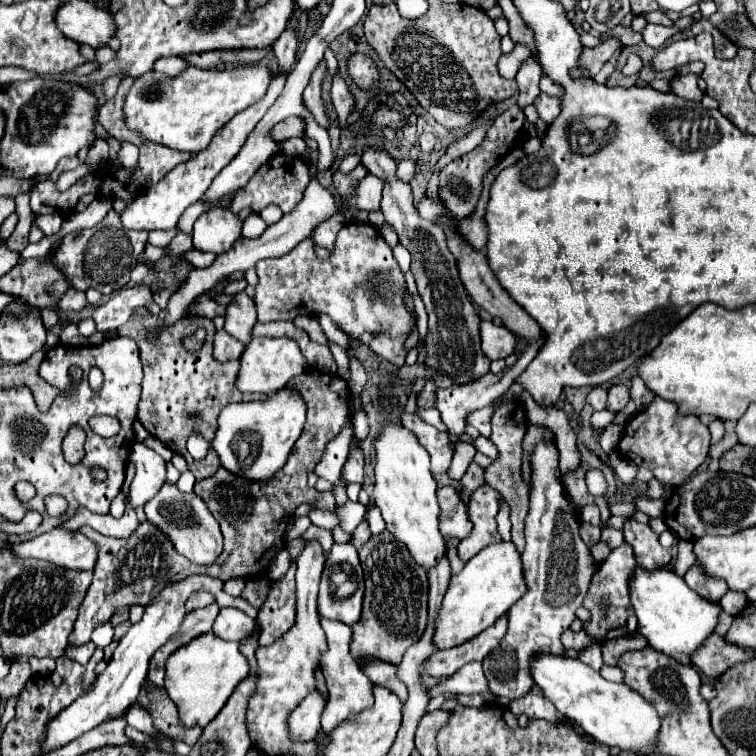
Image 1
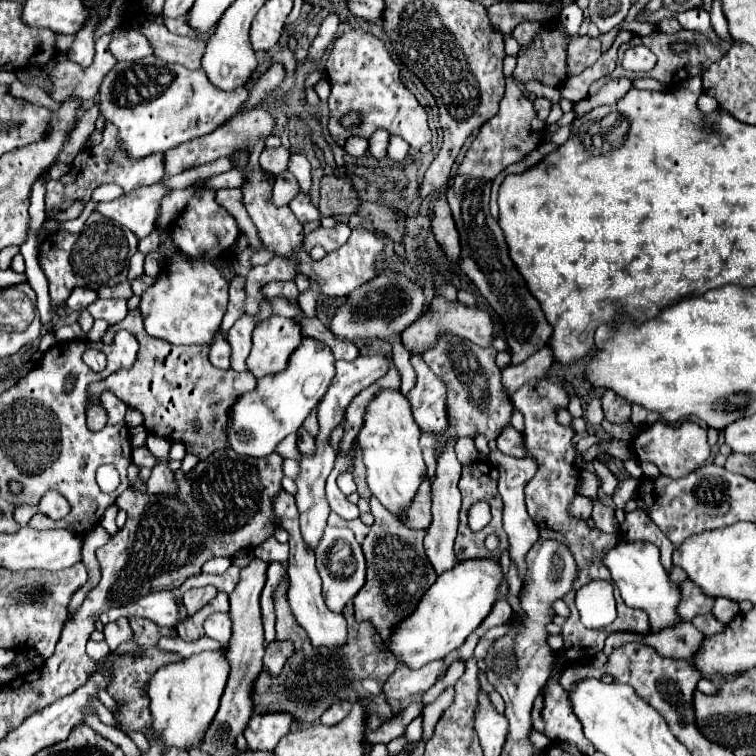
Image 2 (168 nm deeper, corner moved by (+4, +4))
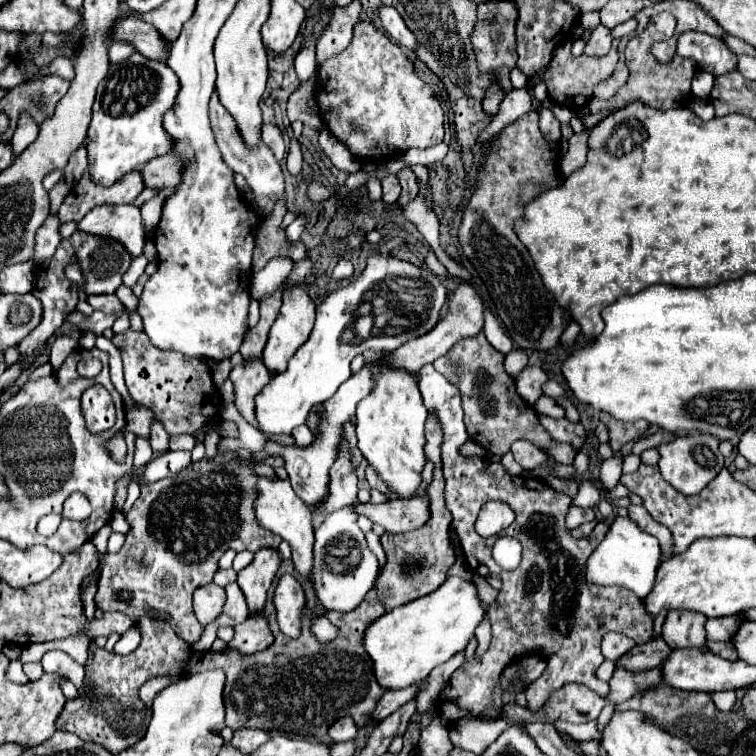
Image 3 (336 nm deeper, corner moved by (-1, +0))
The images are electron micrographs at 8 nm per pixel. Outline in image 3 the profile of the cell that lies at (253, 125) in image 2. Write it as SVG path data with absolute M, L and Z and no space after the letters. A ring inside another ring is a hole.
M178 153L162 155L142 167L144 183L146 183L146 187L158 187L158 189L178 187L184 179L182 169L184 169L184 163Z

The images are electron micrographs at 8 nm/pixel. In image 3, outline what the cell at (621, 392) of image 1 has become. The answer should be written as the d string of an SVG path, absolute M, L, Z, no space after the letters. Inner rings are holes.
M600 413L600 421L610 431L610 443L612 443L614 451L618 451L626 441L642 435L646 431L646 427L648 427L648 423L644 419L638 419L634 423L626 423L626 421L614 419L610 413Z

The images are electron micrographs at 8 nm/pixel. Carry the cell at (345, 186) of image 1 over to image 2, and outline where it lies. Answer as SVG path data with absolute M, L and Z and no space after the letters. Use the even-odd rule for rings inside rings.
M327 175L321 179L319 211L323 217L329 217L329 215L347 217L347 215L353 215L357 207L359 207L357 191L349 181L339 179L335 175Z

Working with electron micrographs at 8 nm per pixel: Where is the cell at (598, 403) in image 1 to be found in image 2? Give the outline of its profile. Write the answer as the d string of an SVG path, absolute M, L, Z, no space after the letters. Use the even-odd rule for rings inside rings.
M593 399L589 403L589 407L585 409L585 417L587 417L587 421L591 425L601 425L601 421L603 421L603 409L601 409L601 401L599 399Z

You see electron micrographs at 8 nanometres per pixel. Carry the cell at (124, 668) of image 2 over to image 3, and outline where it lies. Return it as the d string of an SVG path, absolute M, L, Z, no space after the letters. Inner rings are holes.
M142 617L138 621L142 641L136 651L130 655L116 655L116 653L102 653L100 647L92 647L94 661L86 667L86 689L80 693L78 699L68 701L62 715L56 719L58 731L70 731L86 741L100 743L108 747L114 755L138 743L146 727L150 723L152 711L138 699L138 689L150 677L178 677L190 659L190 645L180 639L174 629L164 621L154 621L150 617Z

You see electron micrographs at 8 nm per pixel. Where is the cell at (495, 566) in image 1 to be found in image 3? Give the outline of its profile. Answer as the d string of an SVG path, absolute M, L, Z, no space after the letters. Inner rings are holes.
M448 577L438 591L384 613L366 629L364 639L364 647L374 661L378 683L386 689L402 689L426 679L436 665L446 663L468 647L482 619L484 609L478 587L472 579L466 581L462 577Z

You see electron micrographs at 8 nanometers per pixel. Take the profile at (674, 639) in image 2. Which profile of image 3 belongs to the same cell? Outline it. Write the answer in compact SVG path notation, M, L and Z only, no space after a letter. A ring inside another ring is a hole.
M662 635L650 639L648 643L636 645L634 649L630 649L630 653L622 655L622 659L616 665L624 665L630 671L644 671L650 667L660 667L664 659L668 659L668 655L674 649L670 645L666 645L666 641L662 639Z

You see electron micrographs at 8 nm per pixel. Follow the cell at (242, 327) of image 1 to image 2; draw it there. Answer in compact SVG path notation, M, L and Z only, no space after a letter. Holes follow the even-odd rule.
M243 315L239 317L239 321L229 329L229 345L231 345L231 369L233 371L249 371L245 367L245 359L251 351L251 333L255 329L253 317L251 315Z

